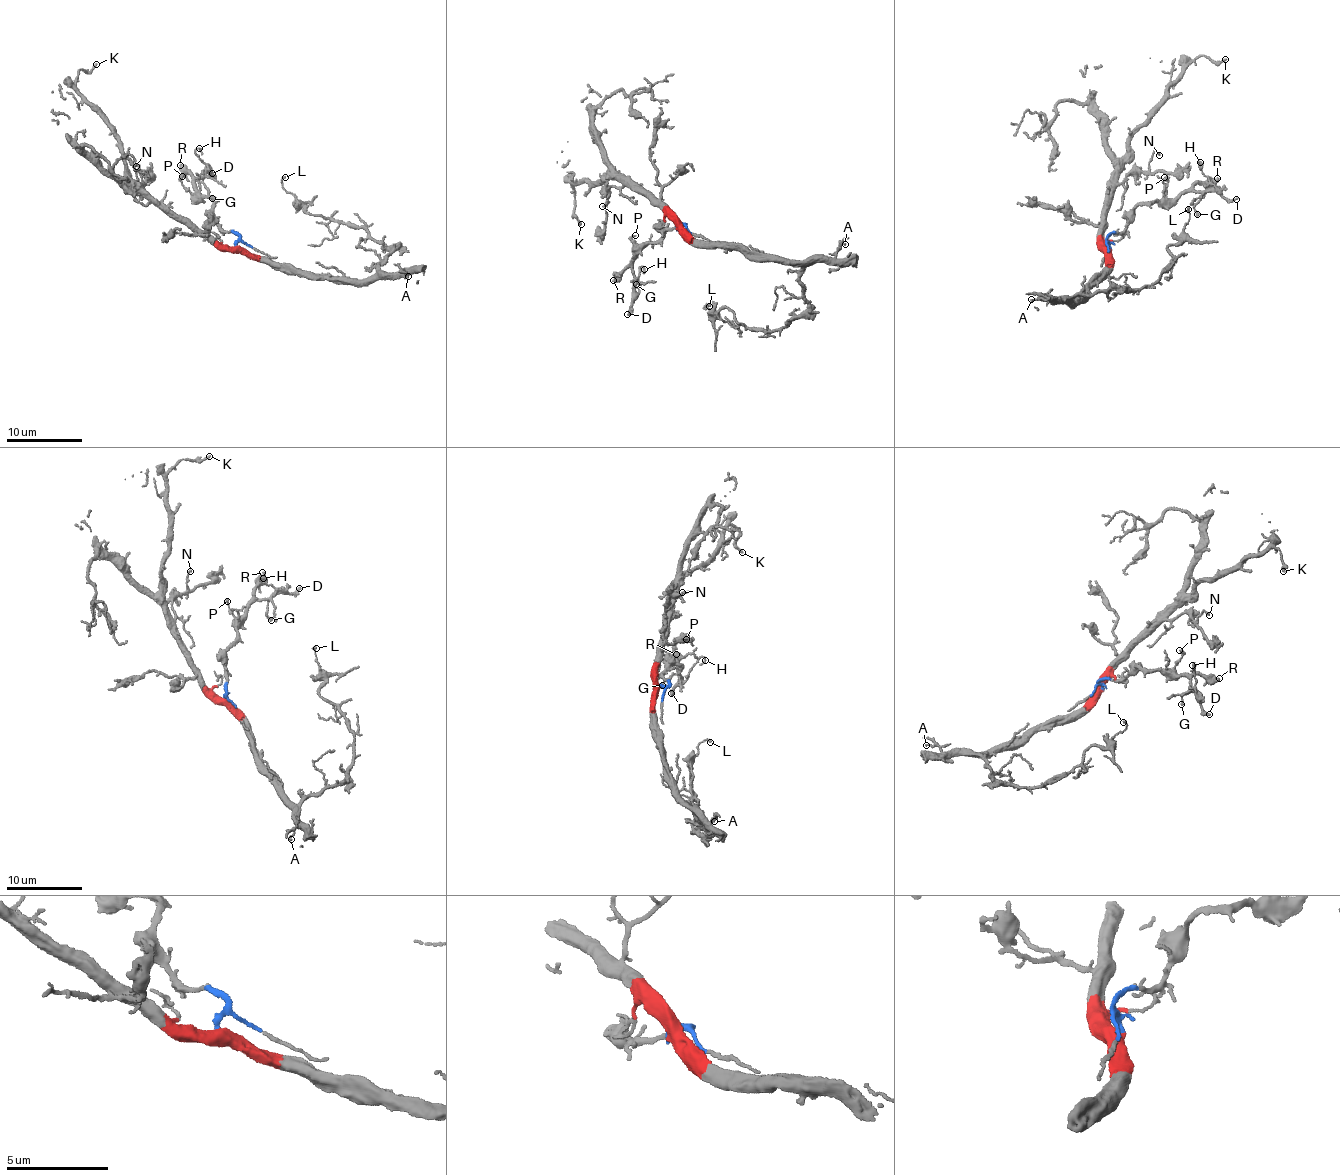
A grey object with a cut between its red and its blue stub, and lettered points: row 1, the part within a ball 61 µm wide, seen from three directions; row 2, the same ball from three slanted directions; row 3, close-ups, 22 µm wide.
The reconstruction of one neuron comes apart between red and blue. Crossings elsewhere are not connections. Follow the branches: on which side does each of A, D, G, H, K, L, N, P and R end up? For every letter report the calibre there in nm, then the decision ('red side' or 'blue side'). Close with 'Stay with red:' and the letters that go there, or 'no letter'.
A: 120 nm thick; red side
D: 130 nm thick; blue side
G: 140 nm thick; blue side
H: 150 nm thick; blue side
K: 160 nm thick; red side
L: 120 nm thick; red side
N: 130 nm thick; red side
P: 180 nm thick; blue side
R: 240 nm thick; blue side
Stay with red: A, K, L, N

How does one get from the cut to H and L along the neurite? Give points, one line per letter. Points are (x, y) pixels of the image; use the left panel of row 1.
H: (237, 249), (237, 234), (222, 231), (214, 214), (215, 202), (197, 191), (195, 181), (206, 174), (198, 148)
L: (237, 249), (304, 272), (366, 281), (395, 247), (378, 243), (362, 227), (303, 211), (283, 186), (284, 177)

